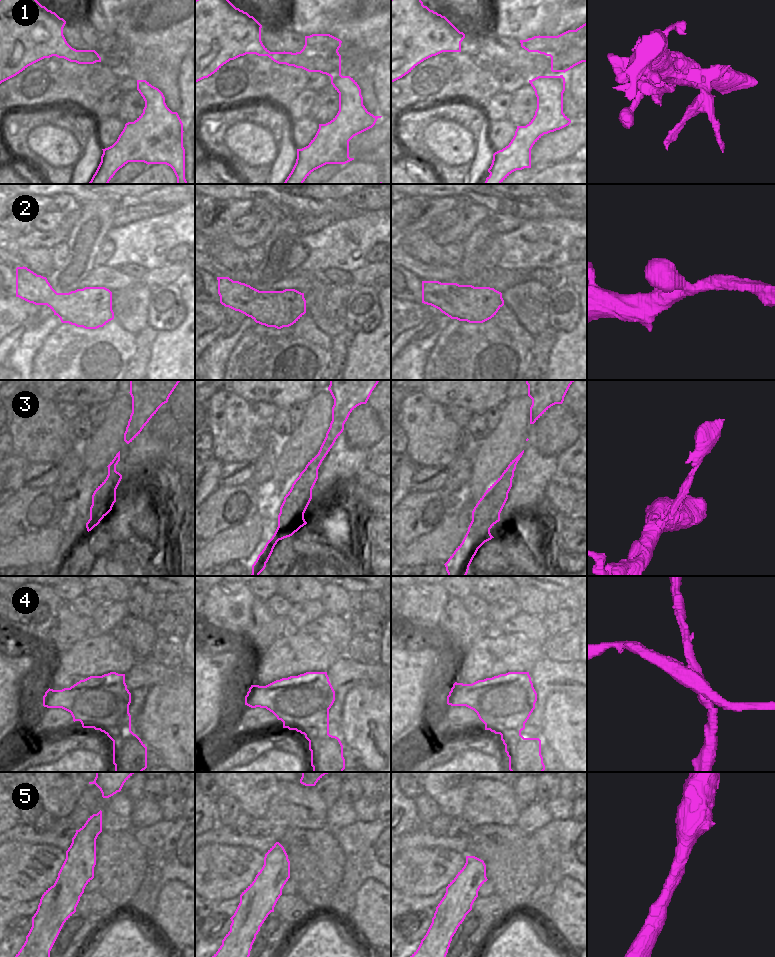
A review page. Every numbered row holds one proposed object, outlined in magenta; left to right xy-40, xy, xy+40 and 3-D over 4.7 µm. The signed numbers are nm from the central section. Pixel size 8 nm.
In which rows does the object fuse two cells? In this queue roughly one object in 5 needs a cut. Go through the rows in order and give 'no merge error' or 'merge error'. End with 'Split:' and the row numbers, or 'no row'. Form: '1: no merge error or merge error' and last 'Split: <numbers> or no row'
1: no merge error
2: no merge error
3: no merge error
4: merge error
5: no merge error
Split: 4

